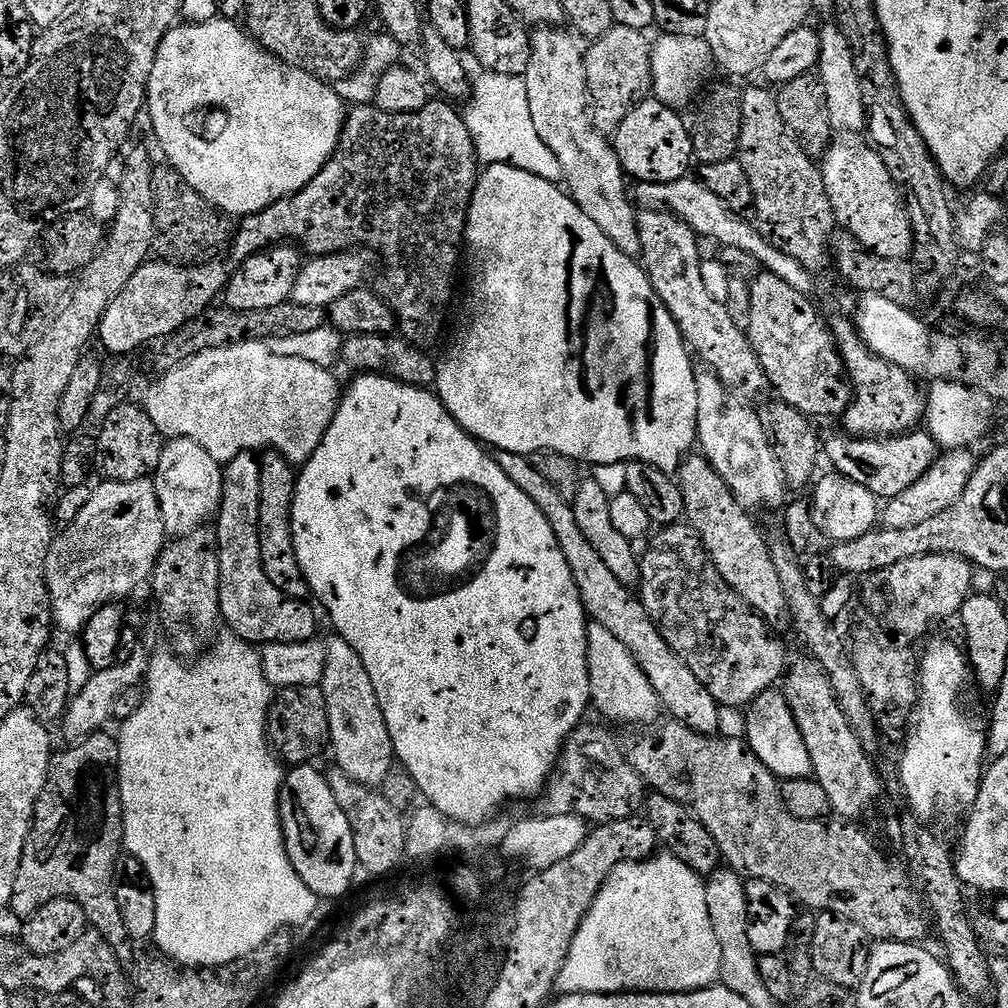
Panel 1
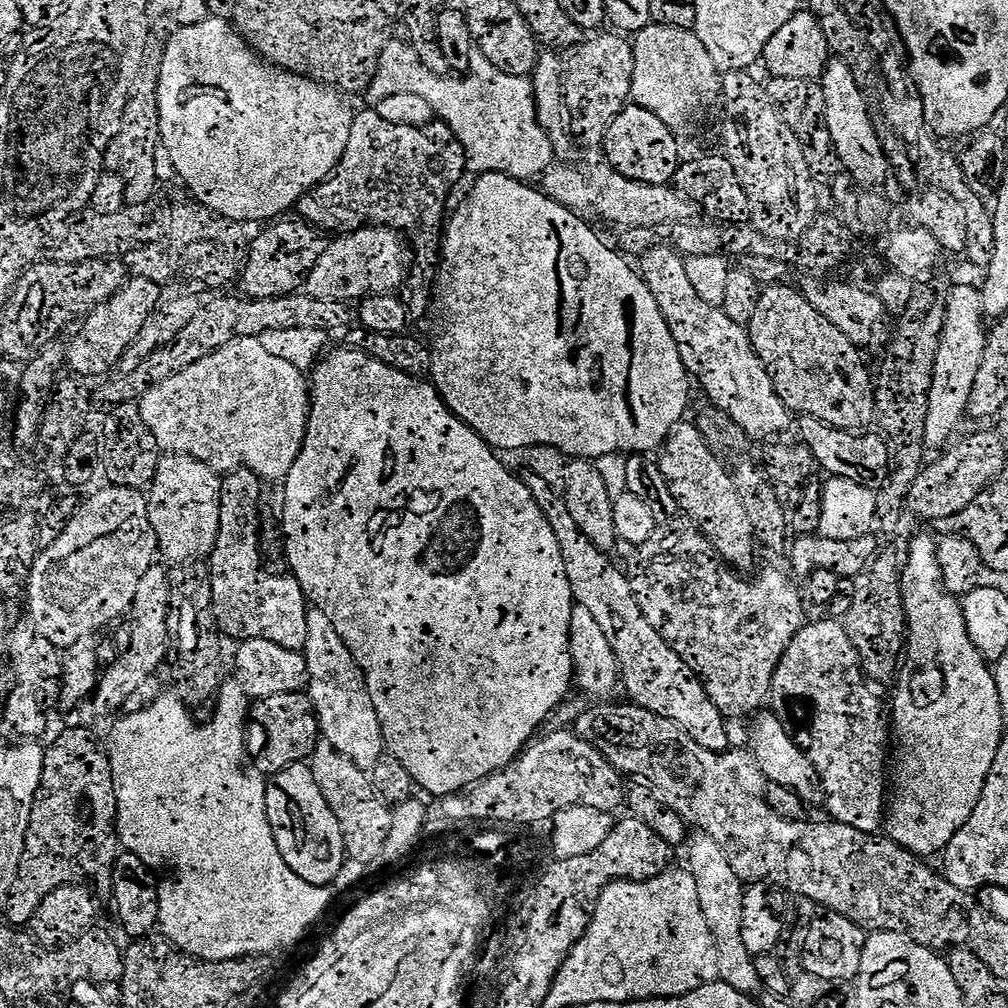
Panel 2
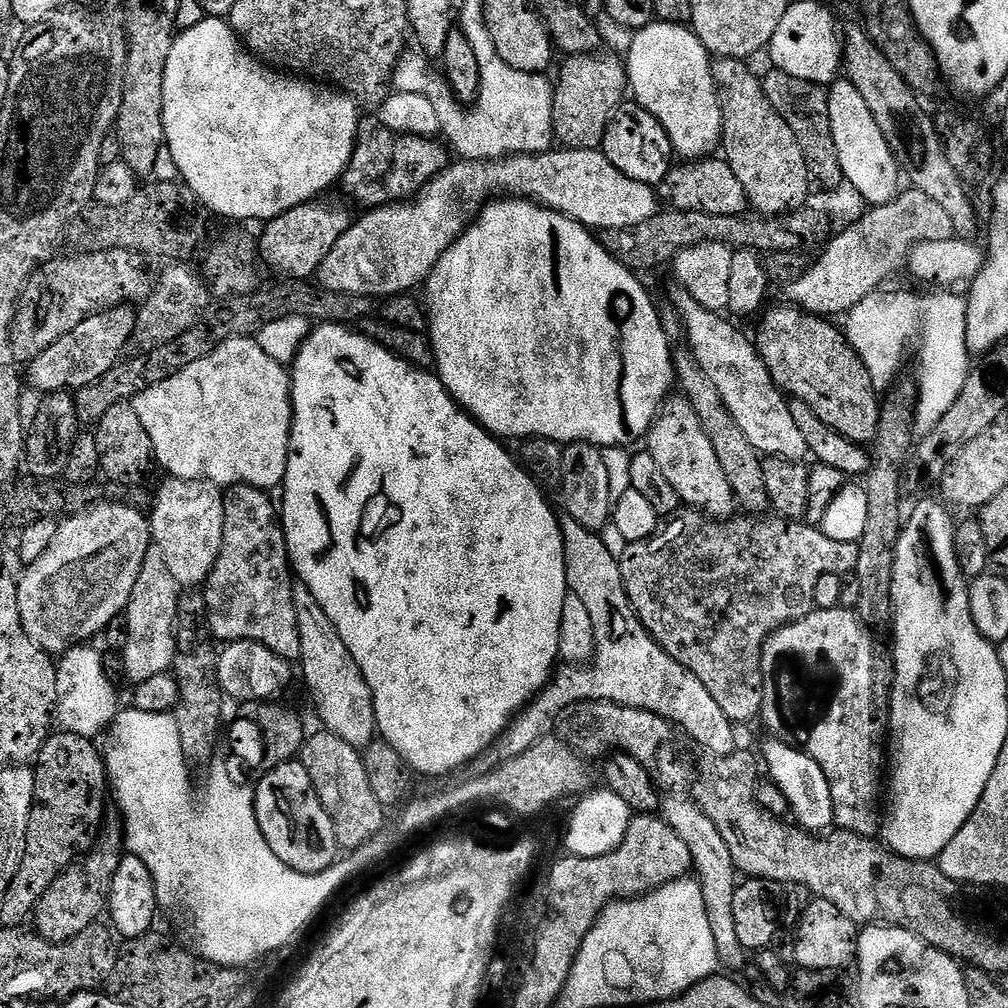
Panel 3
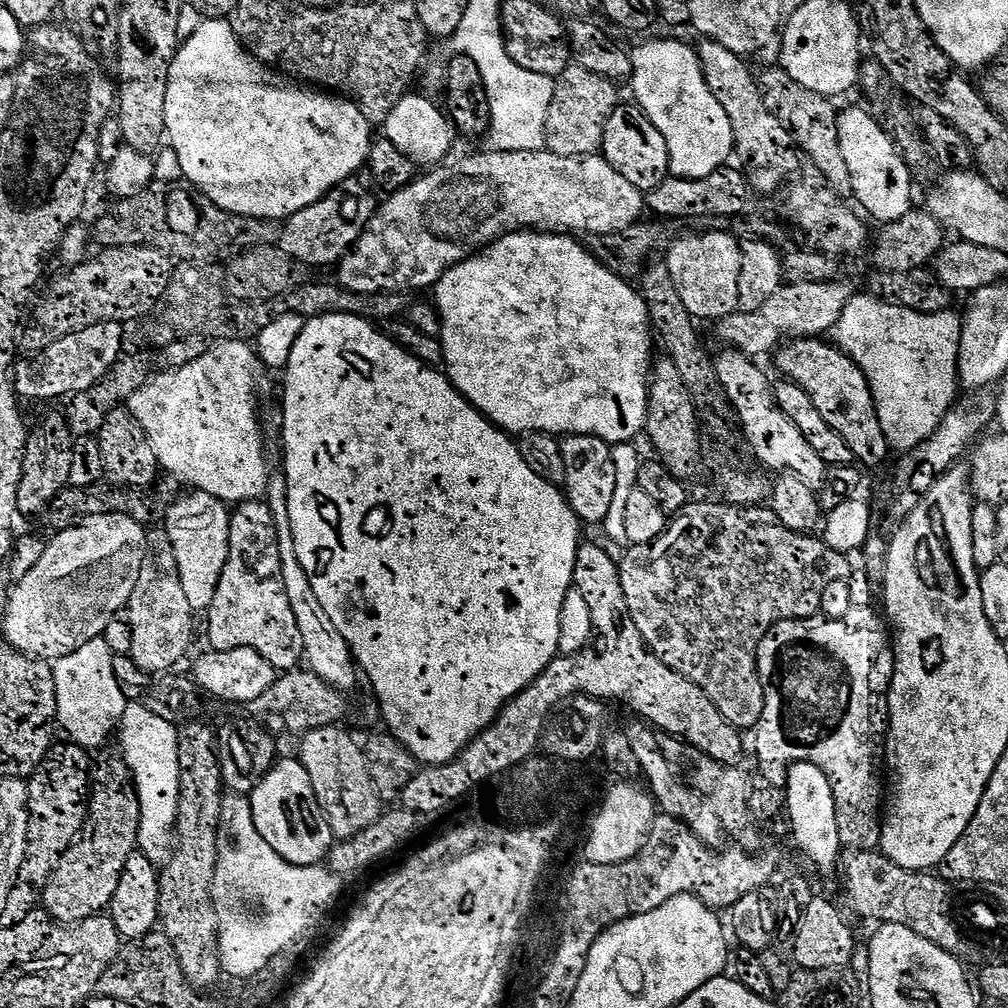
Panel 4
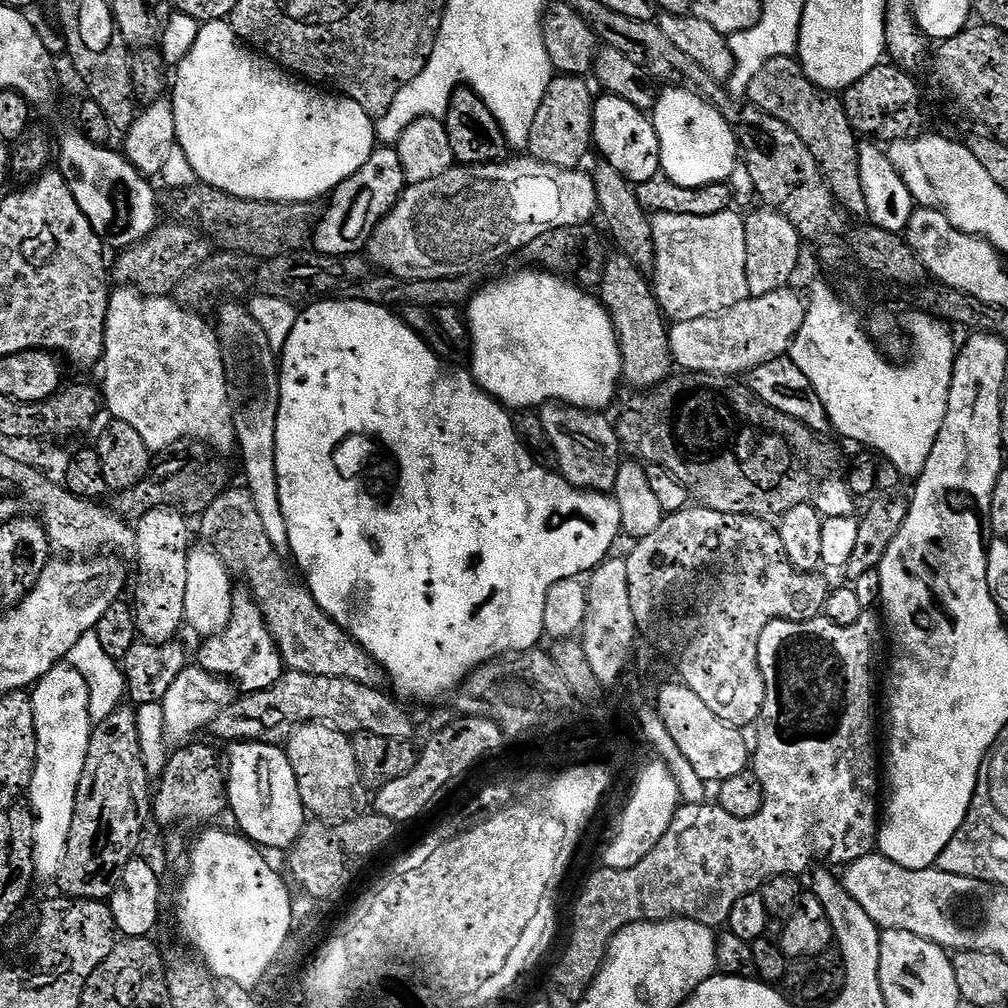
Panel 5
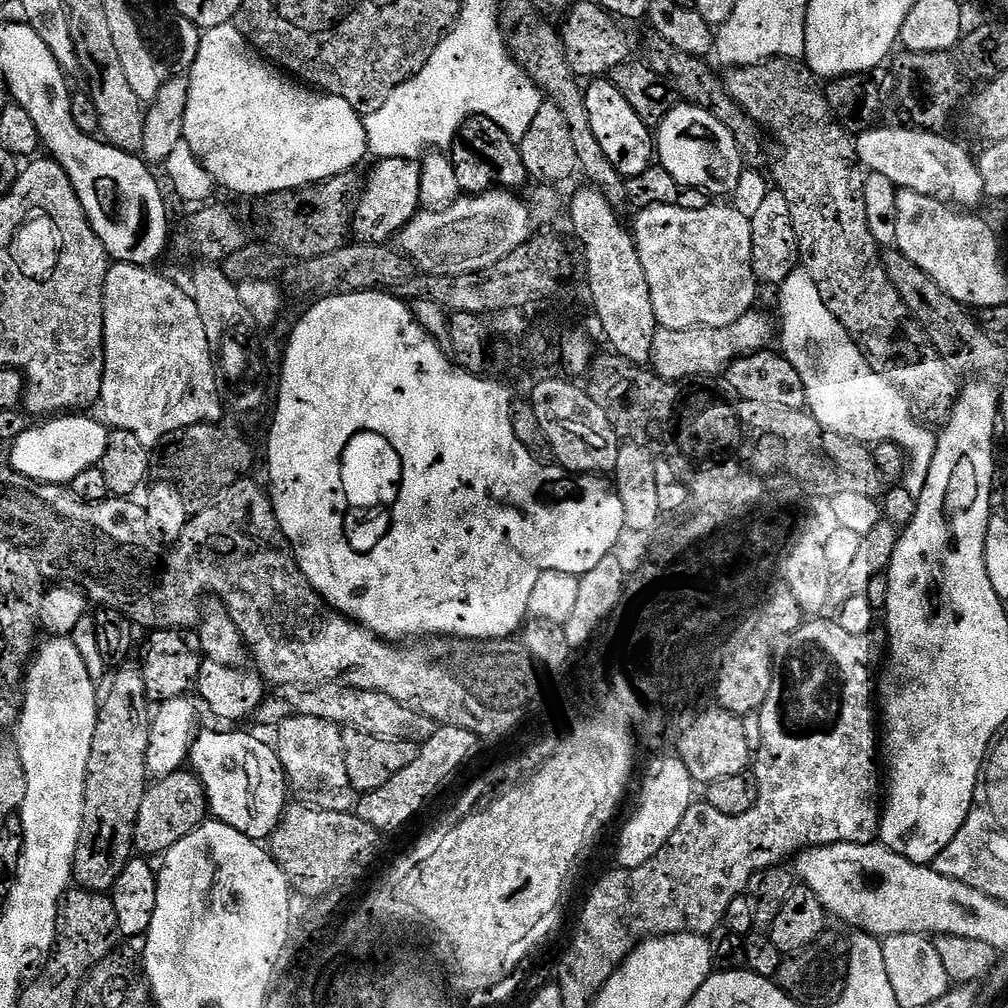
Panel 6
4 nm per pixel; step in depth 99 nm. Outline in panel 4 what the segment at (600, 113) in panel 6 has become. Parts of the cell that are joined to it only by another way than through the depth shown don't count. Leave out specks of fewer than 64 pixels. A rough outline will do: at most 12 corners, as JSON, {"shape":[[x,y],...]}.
{"shape":[[635,103],[604,123],[602,155],[647,194],[670,176],[666,138]]}

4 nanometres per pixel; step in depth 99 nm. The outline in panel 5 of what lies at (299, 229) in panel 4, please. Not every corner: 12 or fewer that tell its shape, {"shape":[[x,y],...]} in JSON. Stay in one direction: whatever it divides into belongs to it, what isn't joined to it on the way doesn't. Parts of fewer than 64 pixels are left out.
{"shape":[[395,147],[366,166],[327,197],[311,229],[324,252],[358,242],[374,198],[397,202],[406,187]]}

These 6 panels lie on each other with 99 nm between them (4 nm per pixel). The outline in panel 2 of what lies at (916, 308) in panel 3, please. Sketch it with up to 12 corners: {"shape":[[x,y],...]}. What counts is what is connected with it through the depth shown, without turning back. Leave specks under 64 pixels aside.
{"shape":[[953,285],[928,402],[926,443],[945,447],[985,352],[984,299]]}

